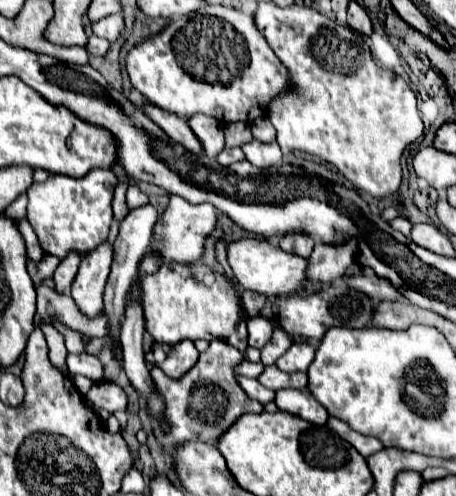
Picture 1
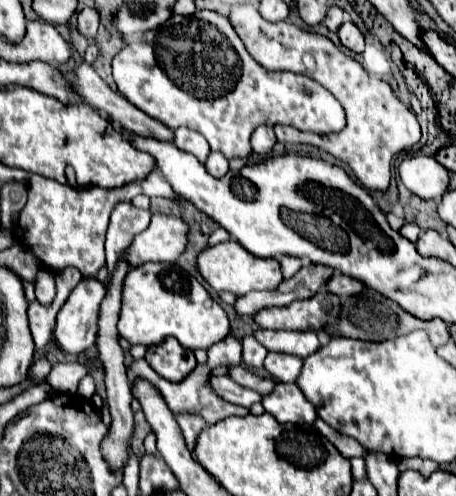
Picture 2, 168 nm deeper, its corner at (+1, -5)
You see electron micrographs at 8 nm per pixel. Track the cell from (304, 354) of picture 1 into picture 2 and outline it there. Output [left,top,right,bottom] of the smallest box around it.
[264,352,302,382]

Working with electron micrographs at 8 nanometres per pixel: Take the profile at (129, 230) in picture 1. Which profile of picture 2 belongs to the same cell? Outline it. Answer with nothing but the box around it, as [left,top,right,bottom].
[96,258,134,470]

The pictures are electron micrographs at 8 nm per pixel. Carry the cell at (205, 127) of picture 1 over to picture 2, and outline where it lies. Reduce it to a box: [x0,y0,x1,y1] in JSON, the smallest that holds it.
[174,128,210,164]

